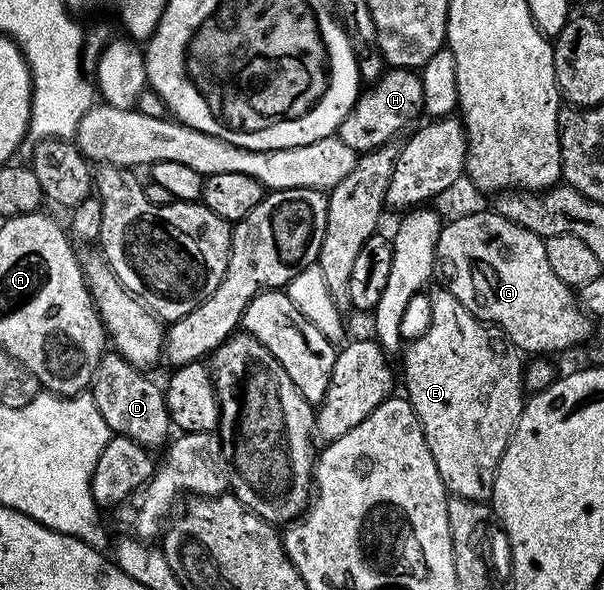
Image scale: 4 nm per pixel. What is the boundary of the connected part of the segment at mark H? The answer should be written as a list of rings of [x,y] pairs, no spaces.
[[[387,69],[359,93],[348,116],[344,116],[344,120],[339,124],[336,137],[358,156],[367,154],[370,150],[387,145],[393,139],[390,137],[400,133],[405,126],[413,127],[419,121],[417,118],[423,117],[423,104],[424,84],[418,70]]]

